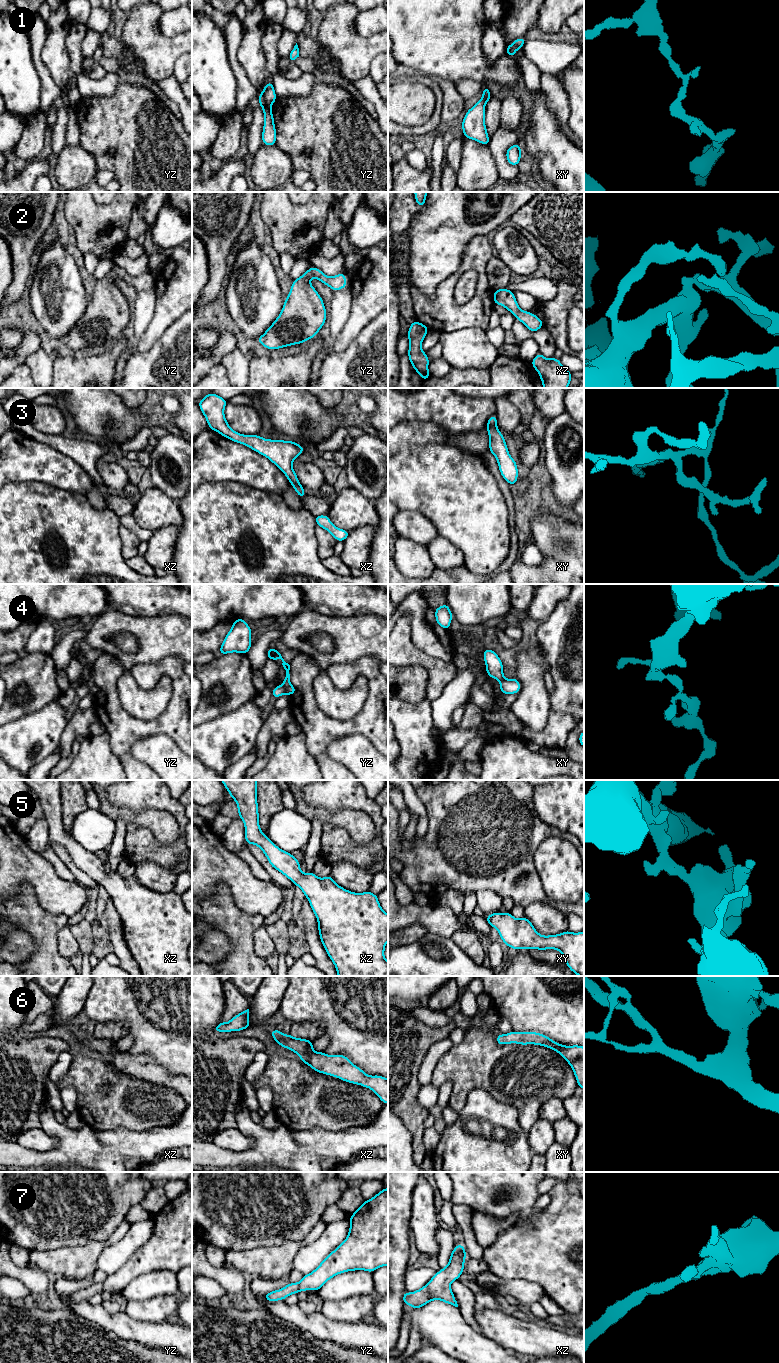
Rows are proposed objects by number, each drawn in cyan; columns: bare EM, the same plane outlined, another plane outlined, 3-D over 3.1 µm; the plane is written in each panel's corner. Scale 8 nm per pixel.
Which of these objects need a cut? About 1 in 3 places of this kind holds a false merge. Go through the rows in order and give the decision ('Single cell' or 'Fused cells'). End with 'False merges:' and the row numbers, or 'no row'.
1: Fused cells
2: Single cell
3: Fused cells
4: Single cell
5: Single cell
6: Single cell
7: Single cell
False merges: 1, 3

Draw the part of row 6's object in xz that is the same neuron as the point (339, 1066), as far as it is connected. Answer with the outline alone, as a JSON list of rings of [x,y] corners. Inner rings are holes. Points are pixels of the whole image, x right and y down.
[[[275,1029],[271,1030],[271,1035],[281,1047],[295,1052],[302,1062],[309,1065],[314,1071],[369,1088],[384,1104],[388,1104],[388,1079],[385,1077],[367,1075],[345,1055],[316,1053],[313,1049],[313,1042],[308,1039],[295,1038],[291,1034],[286,1035]]]

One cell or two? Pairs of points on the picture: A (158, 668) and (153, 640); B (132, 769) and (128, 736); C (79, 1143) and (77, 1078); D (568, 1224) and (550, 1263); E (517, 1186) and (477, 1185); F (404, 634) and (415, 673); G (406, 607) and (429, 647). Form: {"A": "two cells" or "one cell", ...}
{"A": "two cells", "B": "one cell", "C": "two cells", "D": "one cell", "E": "one cell", "F": "two cells", "G": "one cell"}

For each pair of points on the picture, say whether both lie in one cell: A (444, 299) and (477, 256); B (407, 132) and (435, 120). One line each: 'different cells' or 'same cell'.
A: same cell
B: same cell

